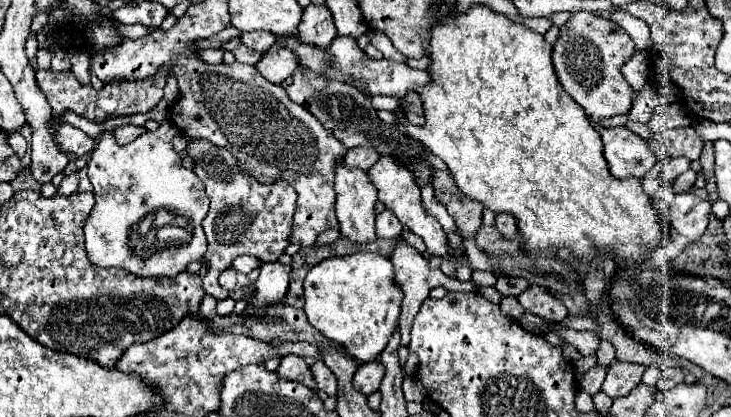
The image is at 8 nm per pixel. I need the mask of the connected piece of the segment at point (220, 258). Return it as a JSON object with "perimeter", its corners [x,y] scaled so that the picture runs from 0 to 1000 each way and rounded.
{"perimeter":[[[260,341],[257,374],[268,384],[265,417],[279,436],[282,465],[287,475],[287,508],[276,532],[285,571],[285,604],[279,614],[285,628],[285,657],[276,667],[276,681],[282,705],[293,710],[295,719],[306,719],[312,715],[312,700],[298,686],[298,662],[323,614],[342,609],[356,628],[372,628],[389,609],[408,465],[389,432],[356,441],[347,427],[339,427],[328,412],[323,379],[317,379],[309,360],[290,350],[287,341]]]}

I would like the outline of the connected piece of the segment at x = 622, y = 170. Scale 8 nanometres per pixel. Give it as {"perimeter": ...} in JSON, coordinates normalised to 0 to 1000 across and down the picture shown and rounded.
{"perimeter":[[[856,302],[826,307],[821,317],[826,341],[826,379],[843,427],[881,427],[881,417],[897,393],[897,374],[886,355],[886,341],[859,312]]]}

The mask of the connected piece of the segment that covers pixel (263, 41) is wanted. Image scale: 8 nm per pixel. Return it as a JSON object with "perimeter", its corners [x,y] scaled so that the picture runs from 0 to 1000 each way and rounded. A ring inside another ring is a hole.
{"perimeter":[[[350,72],[350,77],[331,77],[328,96],[334,101],[334,110],[339,110],[339,115],[361,129],[375,106],[378,86],[375,82],[367,82],[367,77],[353,77]]]}

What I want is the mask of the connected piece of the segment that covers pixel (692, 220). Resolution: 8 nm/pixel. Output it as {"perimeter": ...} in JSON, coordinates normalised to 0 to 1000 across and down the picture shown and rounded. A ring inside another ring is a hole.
{"perimeter":[[[933,460],[925,465],[925,475],[917,489],[917,542],[938,566],[944,580],[952,580],[966,542],[971,518],[971,484],[960,480],[949,460]]]}

